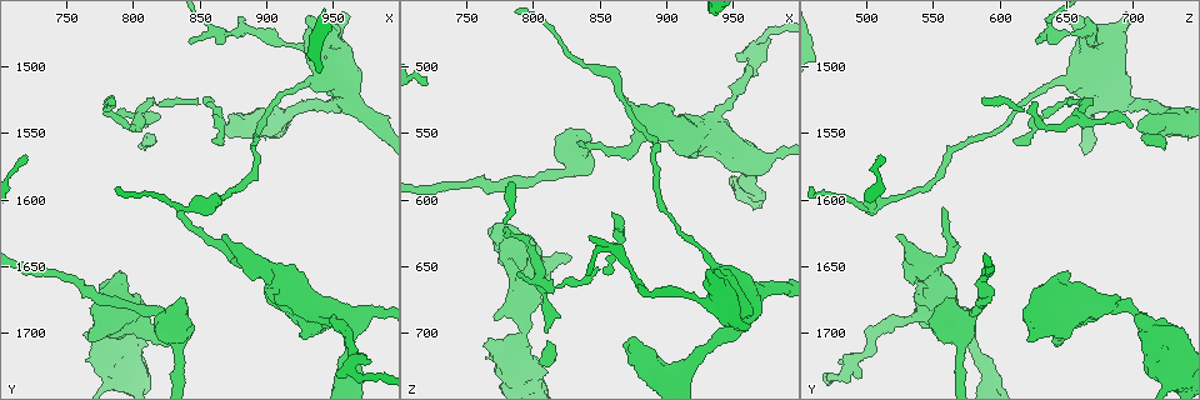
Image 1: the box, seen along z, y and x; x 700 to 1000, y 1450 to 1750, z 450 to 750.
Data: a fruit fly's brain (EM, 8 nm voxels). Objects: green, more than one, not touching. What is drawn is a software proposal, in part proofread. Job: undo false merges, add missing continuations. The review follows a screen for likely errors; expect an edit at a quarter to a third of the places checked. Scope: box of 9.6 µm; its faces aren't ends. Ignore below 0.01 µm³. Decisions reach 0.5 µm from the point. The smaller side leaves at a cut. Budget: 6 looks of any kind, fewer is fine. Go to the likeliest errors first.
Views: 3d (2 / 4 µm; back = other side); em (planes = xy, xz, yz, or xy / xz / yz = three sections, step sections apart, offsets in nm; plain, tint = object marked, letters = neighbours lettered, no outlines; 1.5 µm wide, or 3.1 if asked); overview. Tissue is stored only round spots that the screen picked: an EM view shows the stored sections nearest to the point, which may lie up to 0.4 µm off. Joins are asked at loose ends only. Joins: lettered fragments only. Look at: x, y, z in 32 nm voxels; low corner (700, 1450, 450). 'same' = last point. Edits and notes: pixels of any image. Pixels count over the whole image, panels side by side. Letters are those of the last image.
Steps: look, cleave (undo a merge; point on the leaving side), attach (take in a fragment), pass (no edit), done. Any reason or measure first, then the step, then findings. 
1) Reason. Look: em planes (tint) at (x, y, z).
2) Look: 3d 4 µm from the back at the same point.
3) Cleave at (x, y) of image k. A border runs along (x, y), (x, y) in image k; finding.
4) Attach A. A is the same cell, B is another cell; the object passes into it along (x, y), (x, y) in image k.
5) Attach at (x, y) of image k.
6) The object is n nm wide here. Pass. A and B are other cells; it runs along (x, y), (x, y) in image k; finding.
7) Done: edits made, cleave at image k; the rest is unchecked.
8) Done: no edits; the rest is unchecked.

Thin end. Look: 3d 2 µm at (788, 1534, 656).

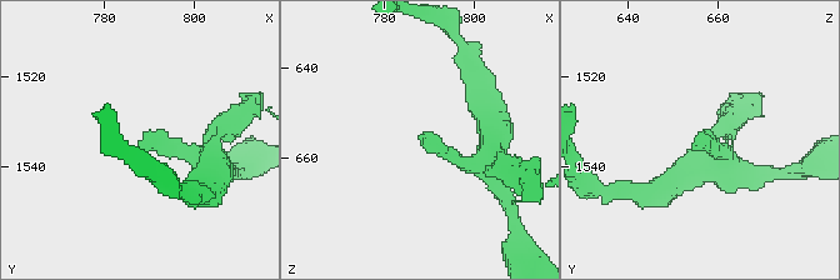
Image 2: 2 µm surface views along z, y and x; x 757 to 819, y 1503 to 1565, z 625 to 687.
Need the tissue. Look: em xz step 8 (tint) at (788, 1535, 655).

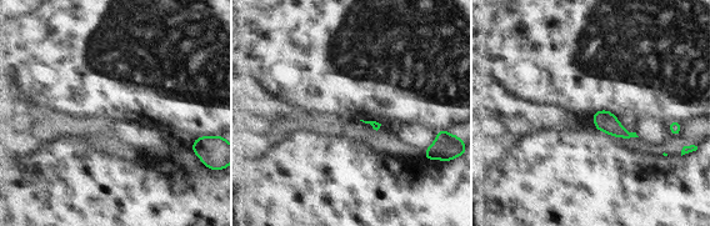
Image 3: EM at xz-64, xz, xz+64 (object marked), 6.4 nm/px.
Look: em planes (letters) at the same point.

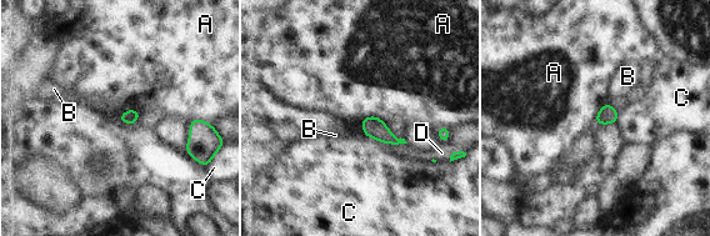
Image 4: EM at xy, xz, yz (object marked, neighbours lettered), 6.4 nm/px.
Pass. A, B, C and D are other cells; a border runs along (608, 101), (598, 113), (595, 124) in image 4; no lettered fragment goes on from it.

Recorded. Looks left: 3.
End of a long branch. Look: em xy step 8 (tint) at (806, 1560, 726).

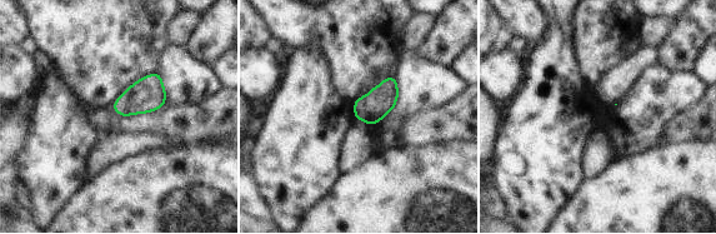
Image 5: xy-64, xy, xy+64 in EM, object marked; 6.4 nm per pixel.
Another direction. Look: em planes (letters) at the same point.

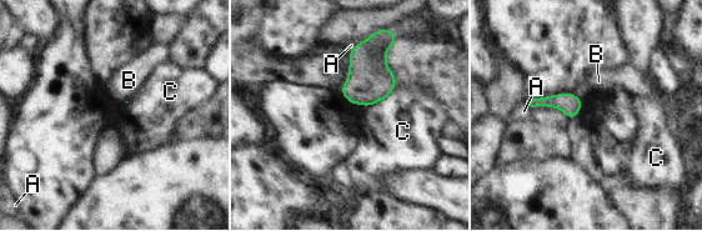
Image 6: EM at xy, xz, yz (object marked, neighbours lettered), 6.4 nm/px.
The longest contact is with C, 220 nm. Pass. A, B and C are other cells; none of them fits.

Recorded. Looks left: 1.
Done: no edits; the rest is unchecked.

